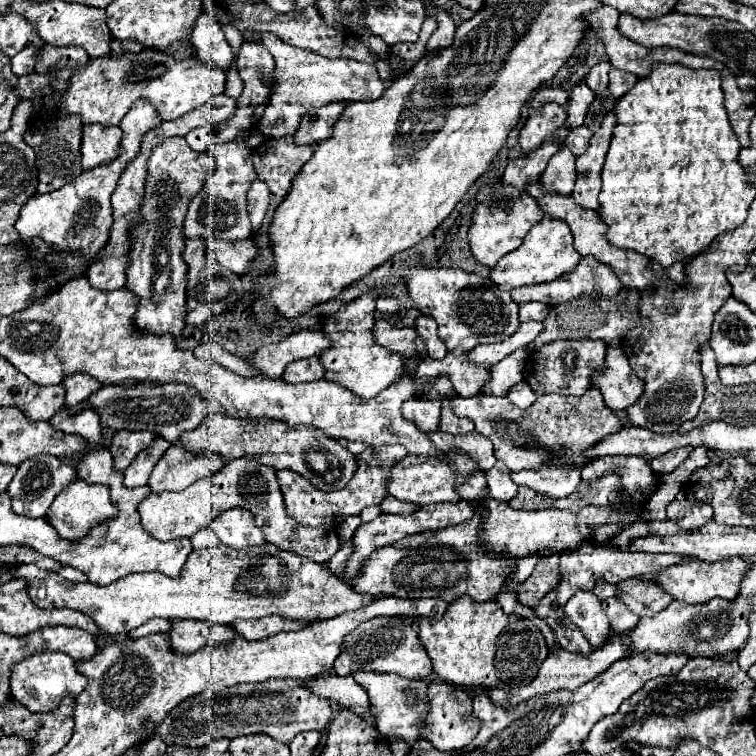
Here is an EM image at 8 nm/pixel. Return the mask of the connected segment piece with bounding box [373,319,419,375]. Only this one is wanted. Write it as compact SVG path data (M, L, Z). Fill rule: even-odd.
M377 319L373 331L375 331L375 341L379 345L383 345L389 351L395 351L395 353L403 355L403 359L405 359L405 375L411 375L413 369L419 363L419 357L415 355L415 347L413 347L415 329L397 327L397 325L391 325L385 319Z

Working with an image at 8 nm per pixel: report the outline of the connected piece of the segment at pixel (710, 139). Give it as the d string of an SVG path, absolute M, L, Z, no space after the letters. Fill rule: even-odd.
M655 65L655 69L651 69L651 73L647 77L639 79L627 95L617 99L615 109L613 109L617 125L615 125L609 153L607 153L603 171L601 171L603 187L599 193L599 203L601 203L599 215L607 223L607 239L615 247L637 251L637 253L657 261L661 267L669 267L677 261L685 261L685 257L701 253L717 235L721 235L723 231L735 229L737 225L741 225L745 221L747 209L751 205L751 197L755 197L755 187L751 185L751 181L747 181L747 173L737 159L741 145L731 129L731 123L727 121L727 109L723 107L723 99L725 97L723 97L723 89L721 89L719 71L715 71L715 69L687 69L685 65Z

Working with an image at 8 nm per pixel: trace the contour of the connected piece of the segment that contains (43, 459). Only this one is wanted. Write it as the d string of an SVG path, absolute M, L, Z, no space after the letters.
M39 455L39 457L31 457L27 461L23 461L19 465L17 475L13 477L13 481L9 483L9 497L13 503L13 513L17 515L27 515L27 517L45 517L49 505L53 503L55 495L73 479L77 477L75 469L67 463L59 463L57 457L51 455Z

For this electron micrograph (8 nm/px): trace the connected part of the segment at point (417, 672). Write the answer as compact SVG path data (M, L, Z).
M375 617L363 625L359 625L353 633L347 635L343 641L343 653L335 659L335 673L349 675L357 669L365 671L379 671L379 673L395 673L407 679L425 679L431 675L431 659L423 649L417 629L403 621L393 621L389 617Z

